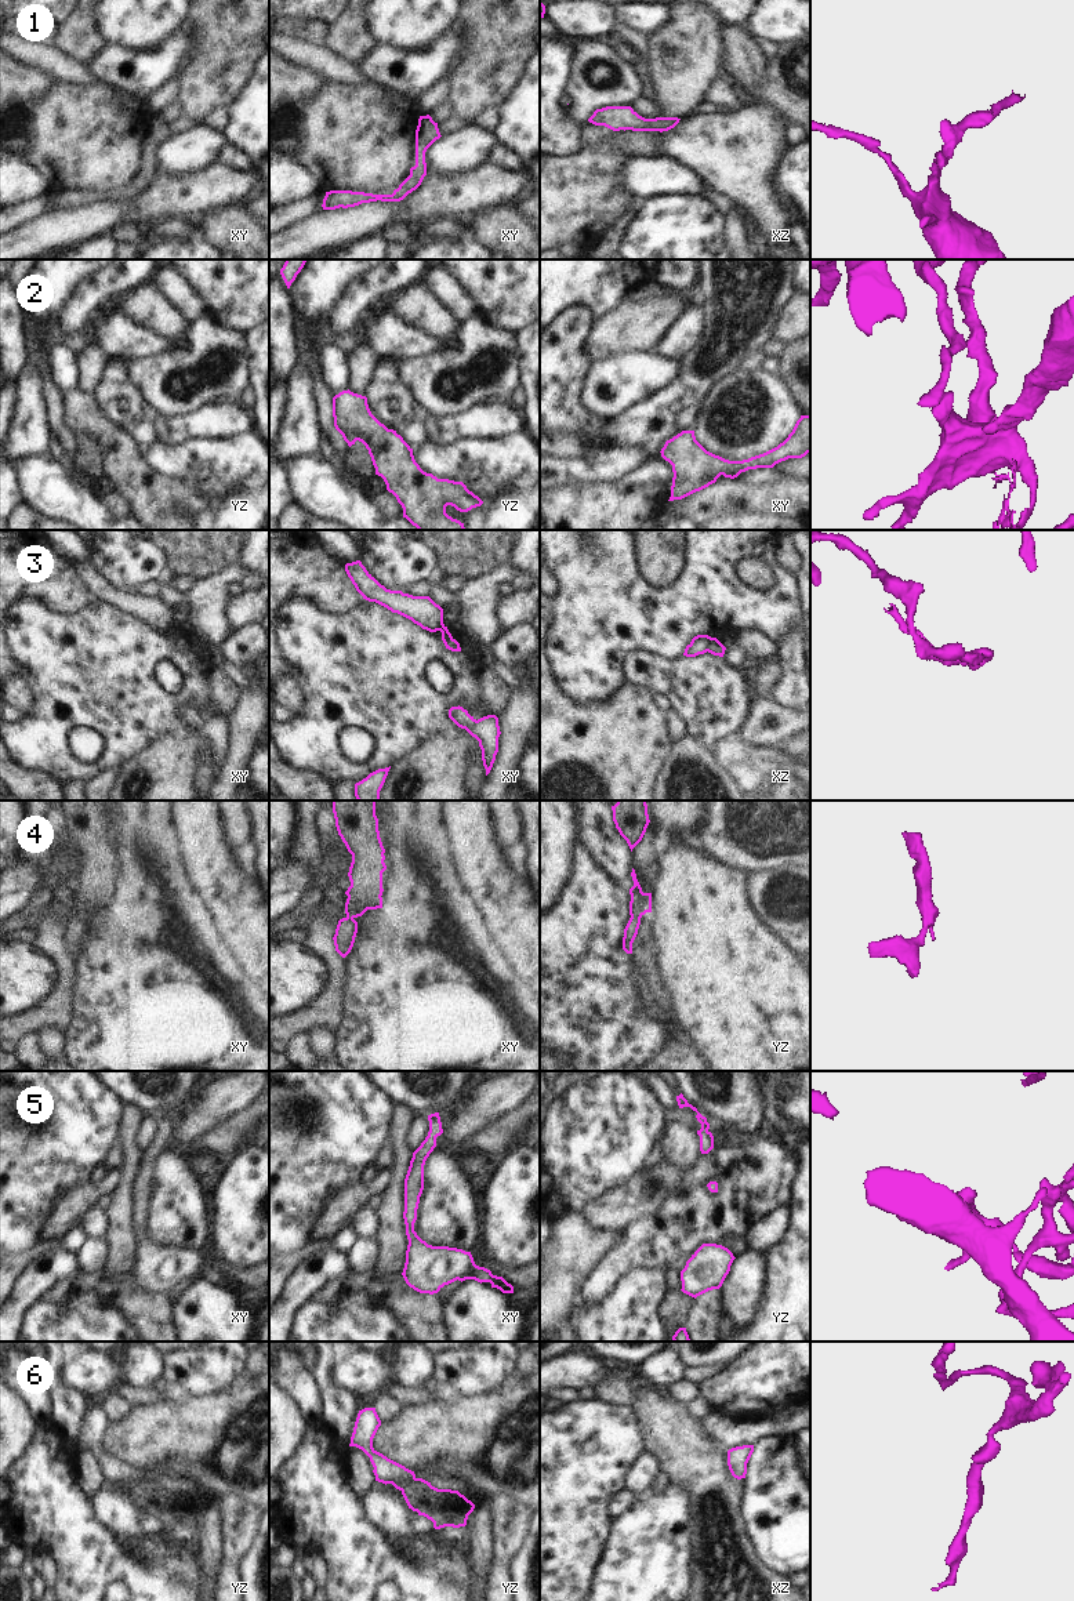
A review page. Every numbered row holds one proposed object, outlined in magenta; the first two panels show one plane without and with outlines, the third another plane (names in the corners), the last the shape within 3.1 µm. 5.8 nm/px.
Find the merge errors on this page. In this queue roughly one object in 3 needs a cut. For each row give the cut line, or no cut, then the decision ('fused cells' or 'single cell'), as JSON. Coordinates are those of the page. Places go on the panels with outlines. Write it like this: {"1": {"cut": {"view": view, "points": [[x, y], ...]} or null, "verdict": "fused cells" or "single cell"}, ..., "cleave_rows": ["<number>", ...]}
{"1": {"cut": null, "verdict": "single cell"}, "2": {"cut": null, "verdict": "single cell"}, "3": {"cut": {"view": "xz", "points": [[715, 638], [707, 650]]}, "verdict": "fused cells"}, "4": {"cut": null, "verdict": "single cell"}, "5": {"cut": null, "verdict": "single cell"}, "6": {"cut": null, "verdict": "single cell"}, "cleave_rows": ["3"]}

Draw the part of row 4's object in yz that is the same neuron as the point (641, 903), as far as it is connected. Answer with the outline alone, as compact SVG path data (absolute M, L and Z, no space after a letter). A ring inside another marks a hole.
M635 870L631 872L634 886L629 889L631 901L629 901L629 921L624 929L623 937L623 950L627 954L632 954L632 943L638 934L638 929L641 925L641 918L646 912L652 912L652 893L643 893L642 887L636 879Z

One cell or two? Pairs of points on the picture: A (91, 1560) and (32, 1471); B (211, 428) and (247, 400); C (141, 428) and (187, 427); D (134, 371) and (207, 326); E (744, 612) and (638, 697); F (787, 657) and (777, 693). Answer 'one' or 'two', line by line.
A: one
B: two
C: two
D: one
E: two
F: one

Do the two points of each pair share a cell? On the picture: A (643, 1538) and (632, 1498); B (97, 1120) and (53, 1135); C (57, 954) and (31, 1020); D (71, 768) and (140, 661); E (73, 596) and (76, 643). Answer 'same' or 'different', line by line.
A: different
B: same
C: same
D: same
E: different

